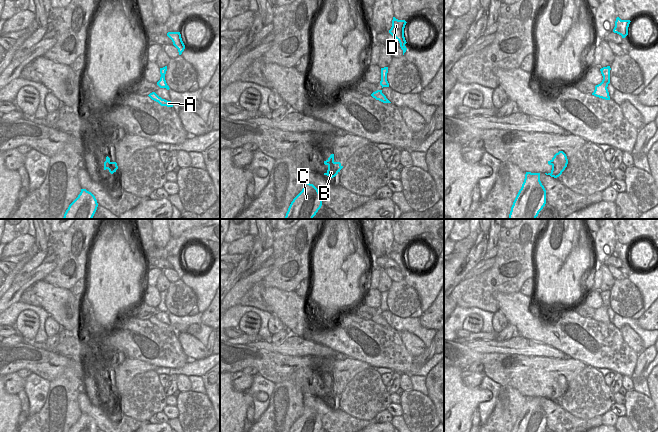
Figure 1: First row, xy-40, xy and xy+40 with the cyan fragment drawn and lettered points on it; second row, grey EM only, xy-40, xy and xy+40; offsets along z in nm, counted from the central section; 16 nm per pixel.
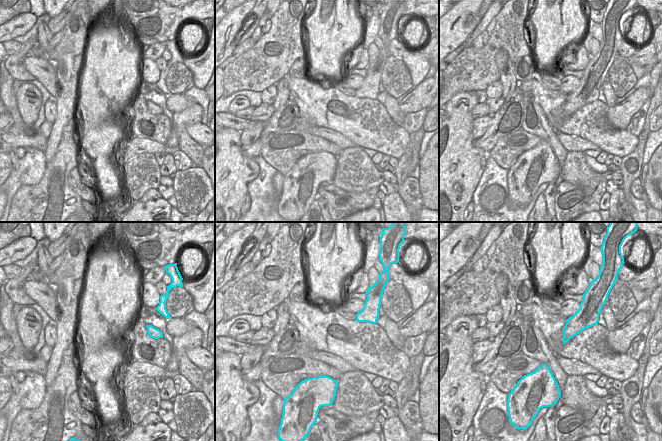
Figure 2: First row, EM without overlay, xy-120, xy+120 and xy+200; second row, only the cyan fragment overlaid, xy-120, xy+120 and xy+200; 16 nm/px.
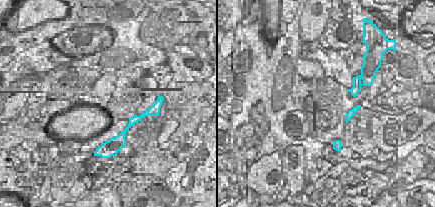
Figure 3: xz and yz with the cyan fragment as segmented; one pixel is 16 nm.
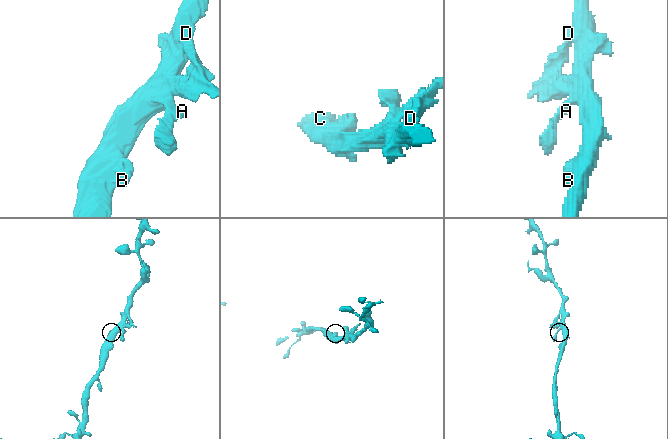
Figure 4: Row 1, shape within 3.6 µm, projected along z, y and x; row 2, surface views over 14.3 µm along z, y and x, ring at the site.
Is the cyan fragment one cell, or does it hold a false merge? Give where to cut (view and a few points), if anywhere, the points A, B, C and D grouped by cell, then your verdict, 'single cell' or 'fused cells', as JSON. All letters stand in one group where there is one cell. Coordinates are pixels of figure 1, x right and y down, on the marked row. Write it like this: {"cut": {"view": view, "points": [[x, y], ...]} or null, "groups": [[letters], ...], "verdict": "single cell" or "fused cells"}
{"cut": null, "groups": [["A", "B", "C", "D"]], "verdict": "single cell"}

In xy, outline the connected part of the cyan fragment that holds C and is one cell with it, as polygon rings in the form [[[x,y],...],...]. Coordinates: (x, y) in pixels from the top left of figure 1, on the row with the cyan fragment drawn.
[[[304,182],[302,191],[291,202],[285,219],[313,219],[321,206],[322,198],[318,189]]]

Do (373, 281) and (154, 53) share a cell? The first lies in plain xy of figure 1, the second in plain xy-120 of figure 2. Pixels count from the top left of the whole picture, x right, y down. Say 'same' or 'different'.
same

